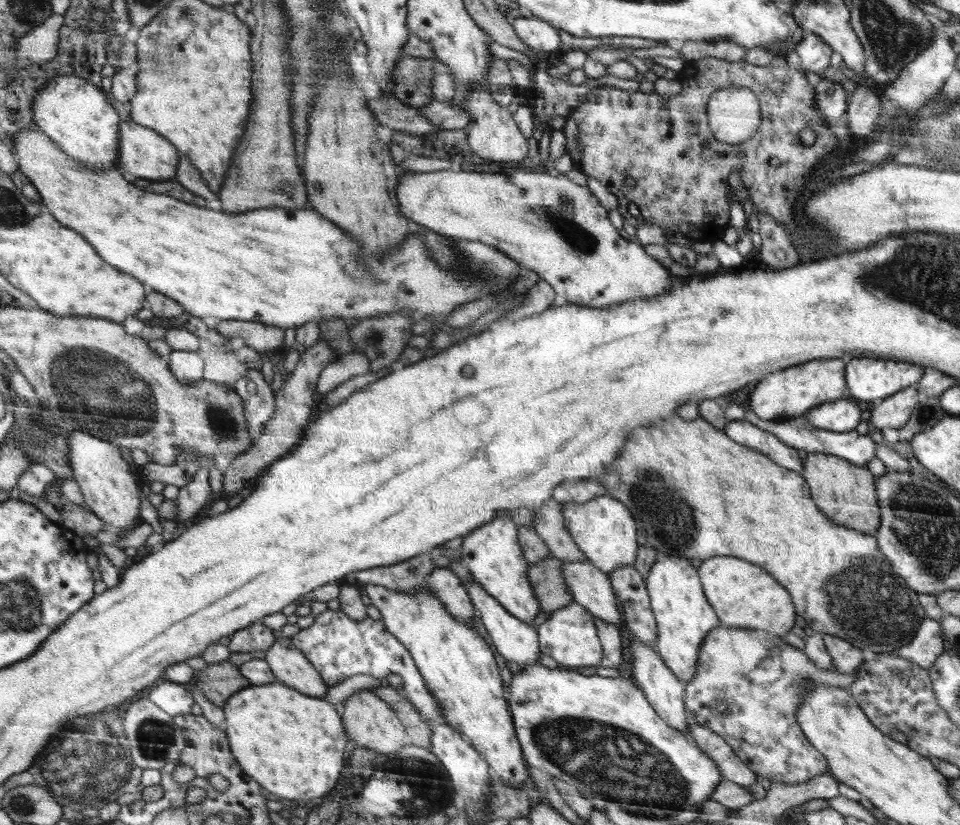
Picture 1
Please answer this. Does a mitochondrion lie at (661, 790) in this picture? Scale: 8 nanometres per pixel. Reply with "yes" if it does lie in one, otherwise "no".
yes

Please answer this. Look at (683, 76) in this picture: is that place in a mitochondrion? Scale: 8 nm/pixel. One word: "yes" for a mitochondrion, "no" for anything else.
no

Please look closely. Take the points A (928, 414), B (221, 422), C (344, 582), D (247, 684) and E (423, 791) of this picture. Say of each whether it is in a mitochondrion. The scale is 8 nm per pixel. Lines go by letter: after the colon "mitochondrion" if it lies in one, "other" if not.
A: mitochondrion
B: mitochondrion
C: other
D: other
E: mitochondrion

